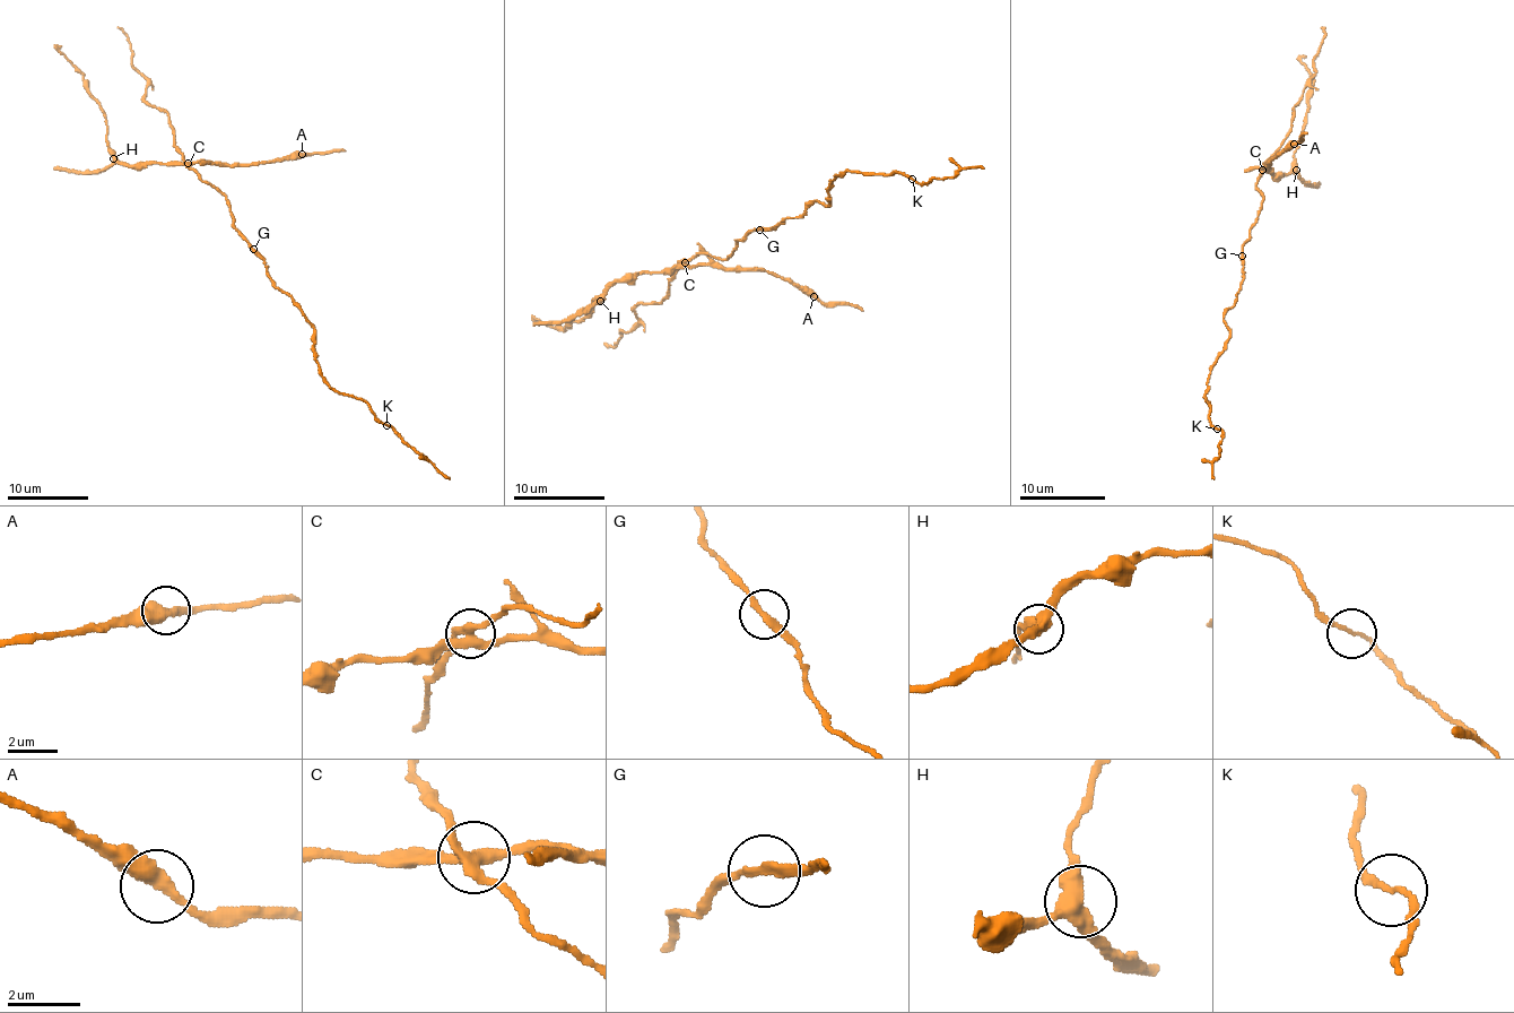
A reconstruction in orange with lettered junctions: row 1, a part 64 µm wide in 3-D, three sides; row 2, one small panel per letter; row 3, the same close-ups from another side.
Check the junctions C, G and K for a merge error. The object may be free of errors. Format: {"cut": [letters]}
{"cut": ["C"]}

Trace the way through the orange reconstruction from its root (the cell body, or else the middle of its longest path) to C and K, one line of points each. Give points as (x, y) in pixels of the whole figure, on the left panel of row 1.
C: (251, 249), (233, 224), (227, 199), (207, 184), (189, 163)
K: (251, 249), (263, 261), (268, 277), (314, 328), (314, 358), (320, 377), (338, 392), (363, 398), (386, 425)

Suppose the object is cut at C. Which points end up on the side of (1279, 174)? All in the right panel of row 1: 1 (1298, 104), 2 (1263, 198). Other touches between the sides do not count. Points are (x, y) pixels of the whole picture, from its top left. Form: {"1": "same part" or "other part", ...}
{"1": "other part", "2": "other part"}

